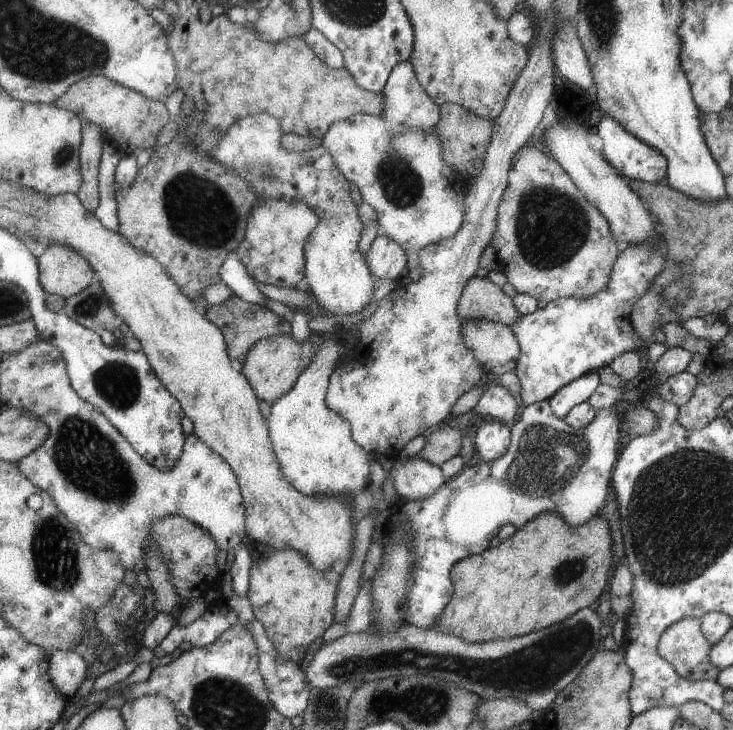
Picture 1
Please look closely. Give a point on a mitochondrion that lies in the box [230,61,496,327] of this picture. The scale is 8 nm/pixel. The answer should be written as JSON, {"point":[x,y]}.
{"point":[402,188]}

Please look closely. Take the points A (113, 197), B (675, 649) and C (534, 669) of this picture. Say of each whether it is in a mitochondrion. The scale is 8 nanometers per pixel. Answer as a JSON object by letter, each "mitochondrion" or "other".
{"A":"other","B":"other","C":"mitochondrion"}

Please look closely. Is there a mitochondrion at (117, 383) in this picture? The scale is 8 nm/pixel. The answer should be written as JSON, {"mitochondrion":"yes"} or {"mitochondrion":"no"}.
{"mitochondrion":"yes"}

